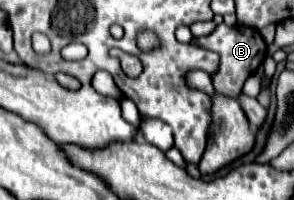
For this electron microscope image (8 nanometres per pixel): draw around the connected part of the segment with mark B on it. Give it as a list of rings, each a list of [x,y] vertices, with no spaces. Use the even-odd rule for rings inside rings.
[[[222,23],[210,35],[194,39],[194,43],[220,55],[220,67],[212,75],[212,85],[214,85],[216,91],[220,91],[224,95],[232,95],[232,97],[236,97],[242,91],[242,85],[244,85],[246,77],[250,77],[266,57],[266,43],[264,43],[262,35],[256,29],[244,27],[244,25],[228,27],[228,25]]]

